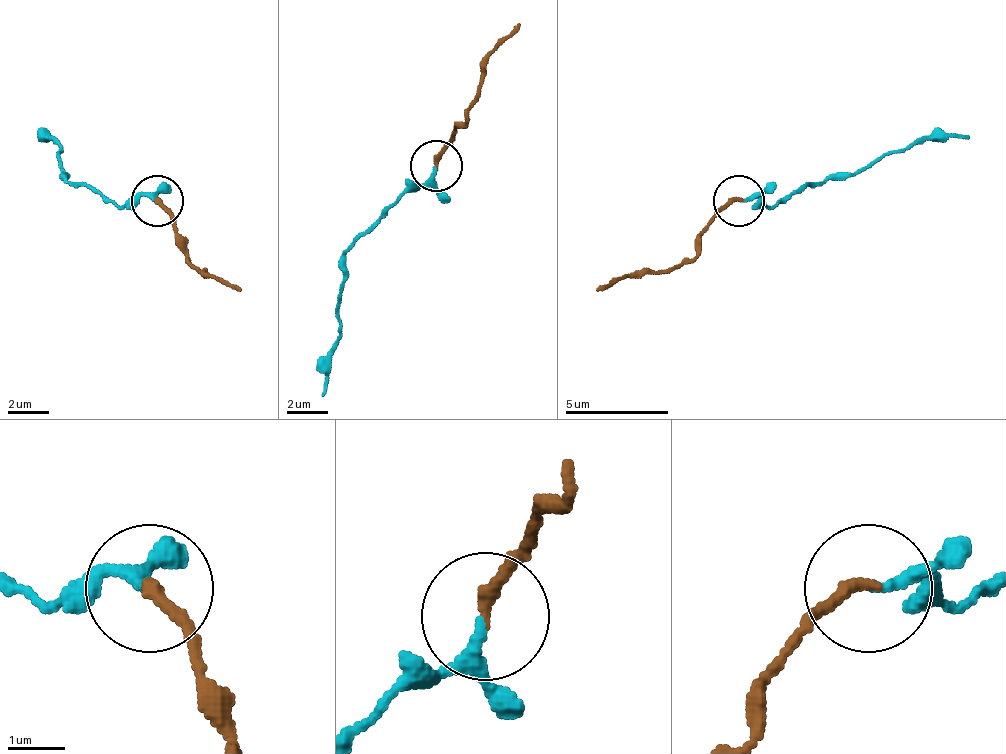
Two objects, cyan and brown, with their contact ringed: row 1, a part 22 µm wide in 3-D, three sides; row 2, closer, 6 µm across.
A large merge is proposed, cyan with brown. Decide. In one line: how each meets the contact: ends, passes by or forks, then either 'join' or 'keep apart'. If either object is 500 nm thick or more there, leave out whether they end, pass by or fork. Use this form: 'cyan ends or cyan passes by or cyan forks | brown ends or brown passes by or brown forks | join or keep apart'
cyan passes by | brown ends | keep apart

